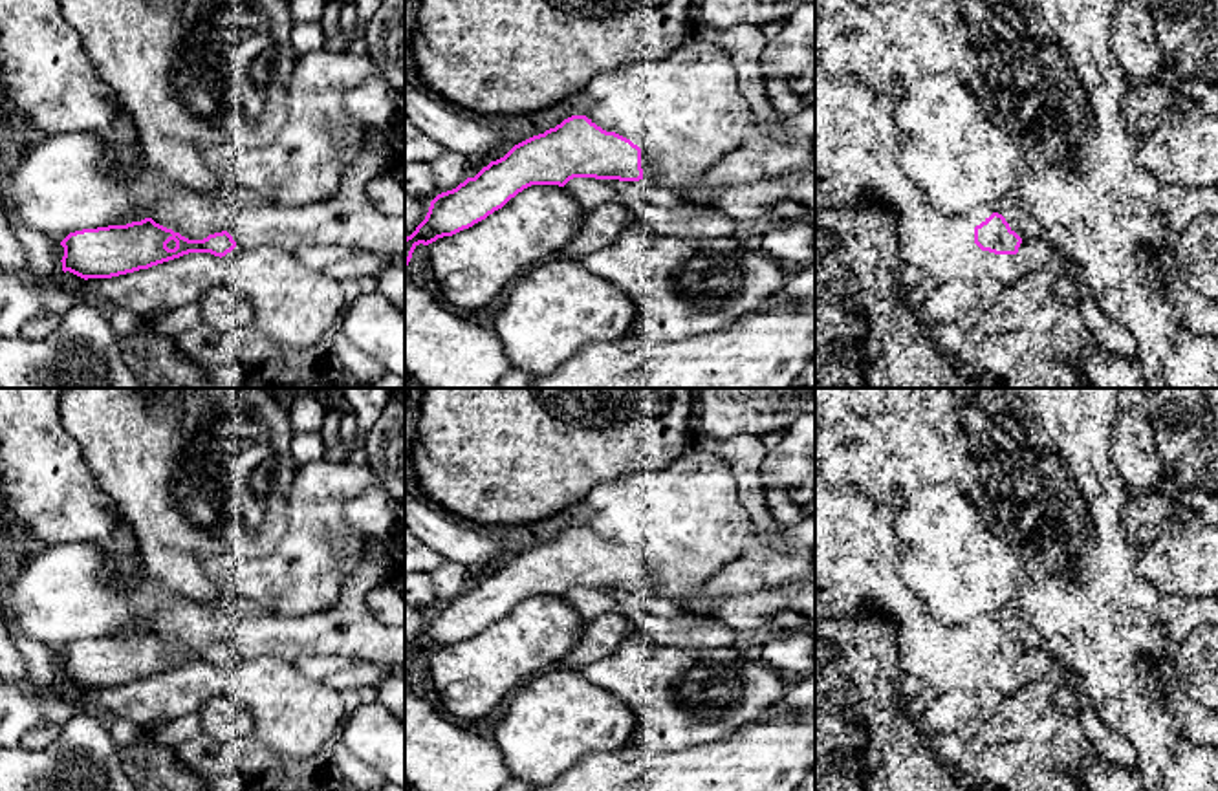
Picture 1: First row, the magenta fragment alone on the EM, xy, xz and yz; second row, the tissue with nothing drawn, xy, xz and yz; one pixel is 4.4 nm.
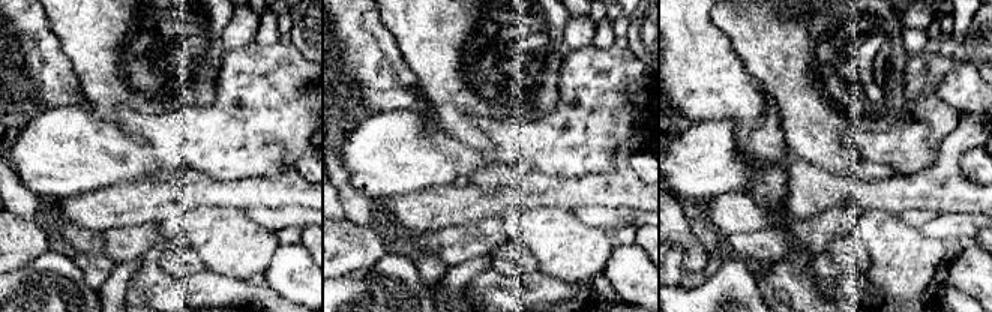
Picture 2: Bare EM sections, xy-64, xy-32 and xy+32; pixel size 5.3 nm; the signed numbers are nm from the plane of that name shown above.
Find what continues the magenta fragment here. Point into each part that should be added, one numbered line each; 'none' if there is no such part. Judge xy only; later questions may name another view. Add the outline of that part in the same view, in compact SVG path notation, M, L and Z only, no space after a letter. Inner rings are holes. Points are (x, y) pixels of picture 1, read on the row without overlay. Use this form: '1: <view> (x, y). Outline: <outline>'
1: xy (348, 630). Outline: M370 540L361 564L344 580L337 606L297 619L236 613L227 643L244 657L332 656L405 668L405 624L386 626L366 606L366 593L392 582L399 568L397 542Z

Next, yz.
none

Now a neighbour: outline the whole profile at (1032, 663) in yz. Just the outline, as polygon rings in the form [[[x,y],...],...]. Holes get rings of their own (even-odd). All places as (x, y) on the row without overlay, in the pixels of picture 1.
[[[1040,646],[1037,650],[1022,650],[1015,665],[1017,687],[1044,676],[1053,657]]]

